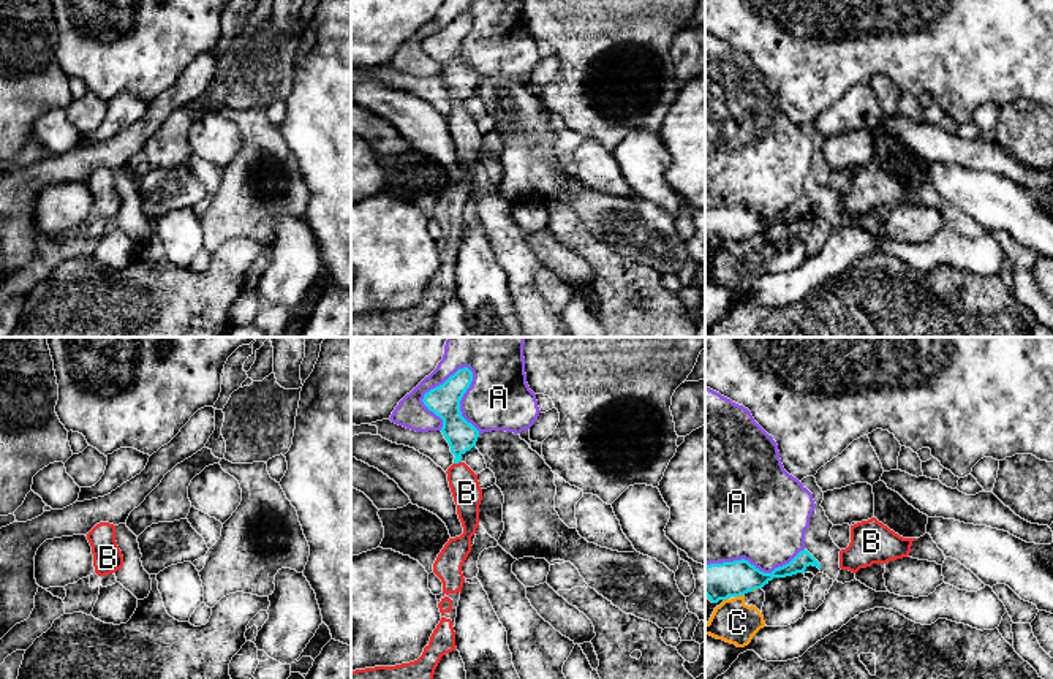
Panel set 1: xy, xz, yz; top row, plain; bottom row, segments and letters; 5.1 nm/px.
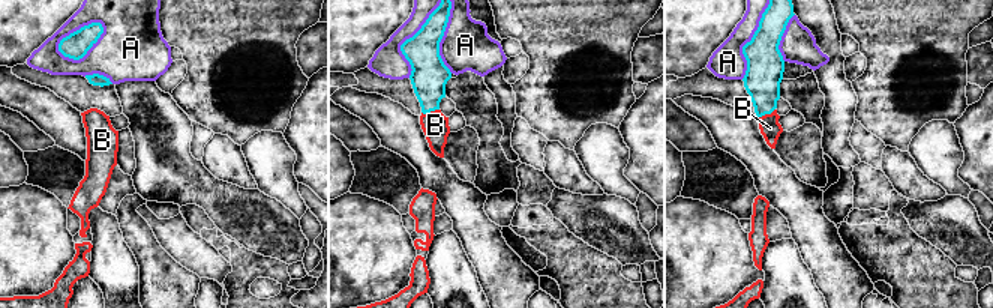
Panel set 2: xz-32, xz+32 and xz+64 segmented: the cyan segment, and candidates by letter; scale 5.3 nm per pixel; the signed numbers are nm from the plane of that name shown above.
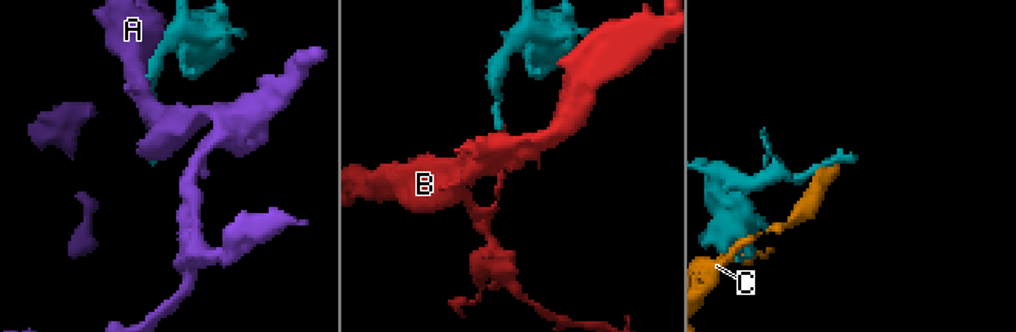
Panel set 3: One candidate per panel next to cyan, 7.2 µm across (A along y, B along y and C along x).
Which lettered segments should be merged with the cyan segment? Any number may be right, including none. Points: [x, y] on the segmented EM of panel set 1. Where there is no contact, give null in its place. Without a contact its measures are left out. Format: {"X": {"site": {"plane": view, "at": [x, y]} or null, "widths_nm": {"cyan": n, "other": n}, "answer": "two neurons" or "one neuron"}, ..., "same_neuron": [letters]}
{"A": {"site": {"plane": "xz", "at": [471, 379]}, "widths_nm": {"cyan": 160, "other": 360}, "answer": "two neurons"}, "B": {"site": {"plane": "xz", "at": [457, 462]}, "widths_nm": {"cyan": 160, "other": 150}, "answer": "one neuron"}, "C": {"site": {"plane": "yz", "at": [739, 595]}, "widths_nm": {"cyan": 190, "other": 220}, "answer": "two neurons"}, "same_neuron": ["B"]}

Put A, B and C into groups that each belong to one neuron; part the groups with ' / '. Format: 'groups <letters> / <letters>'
groups A / B / C

